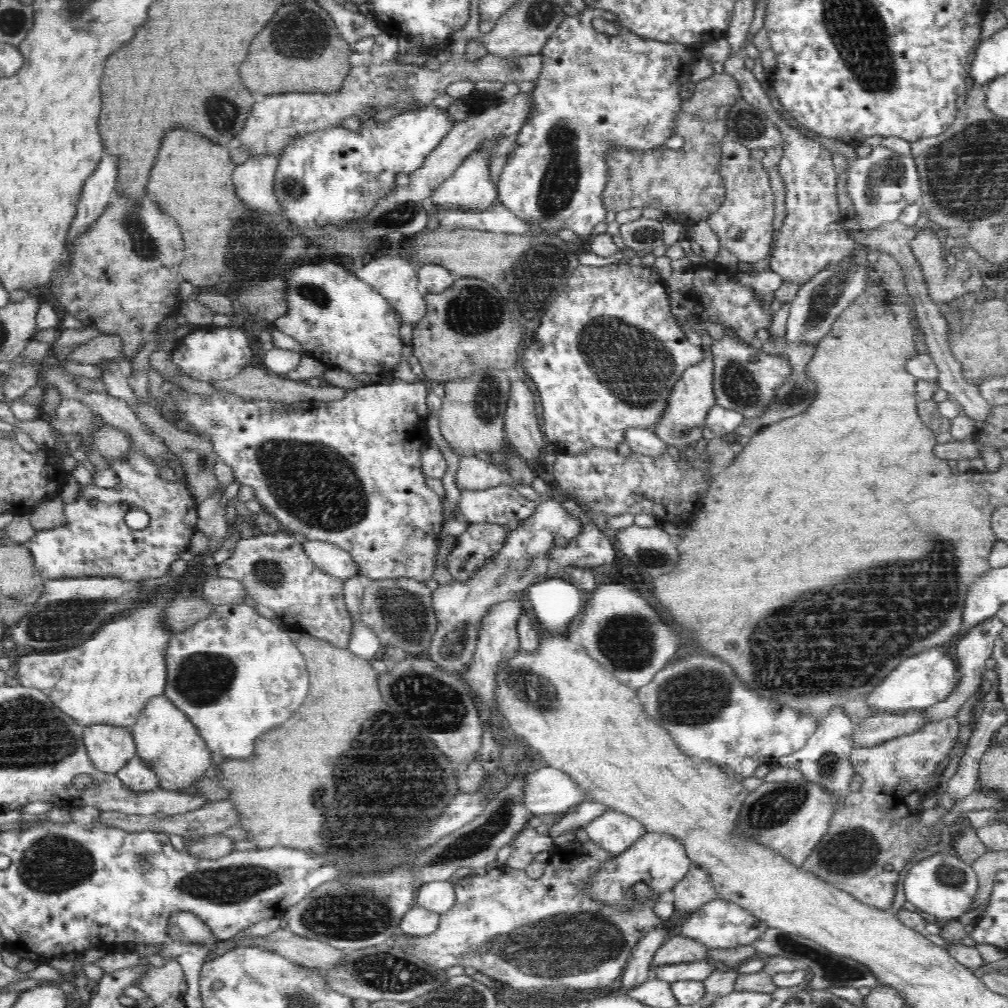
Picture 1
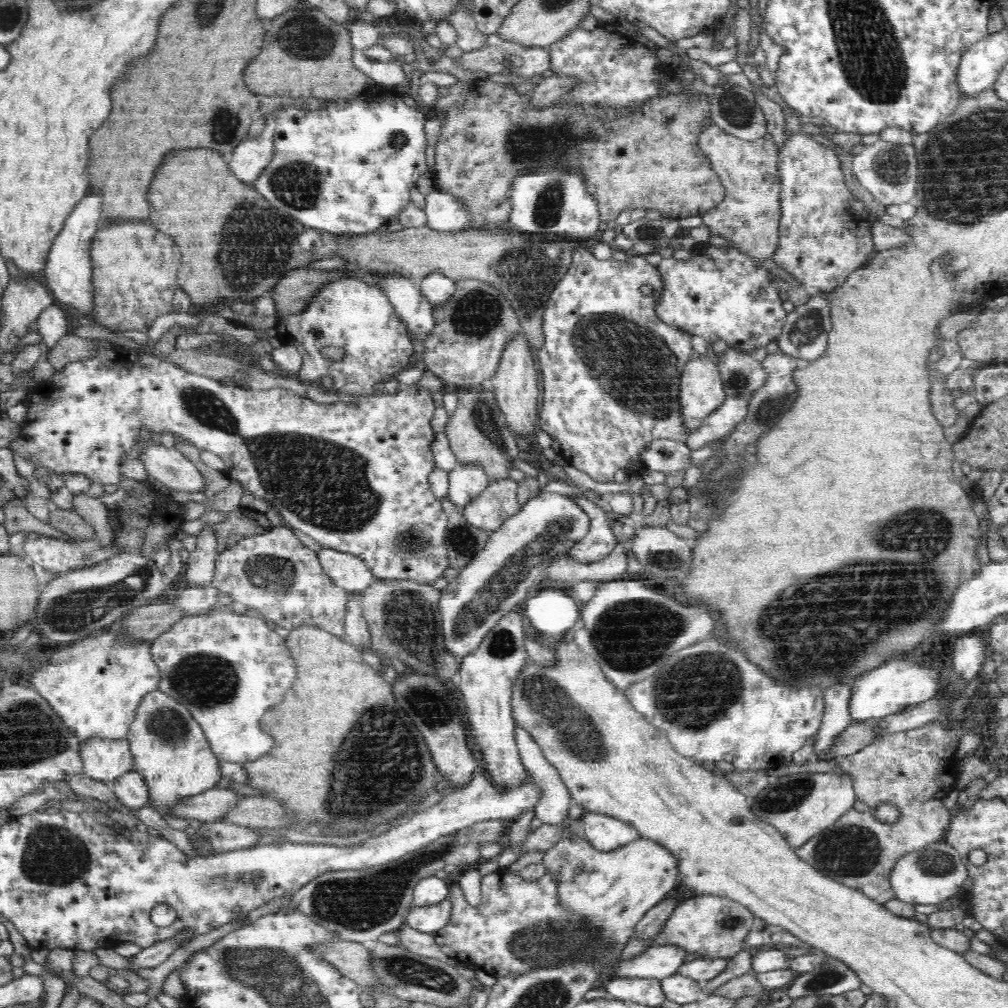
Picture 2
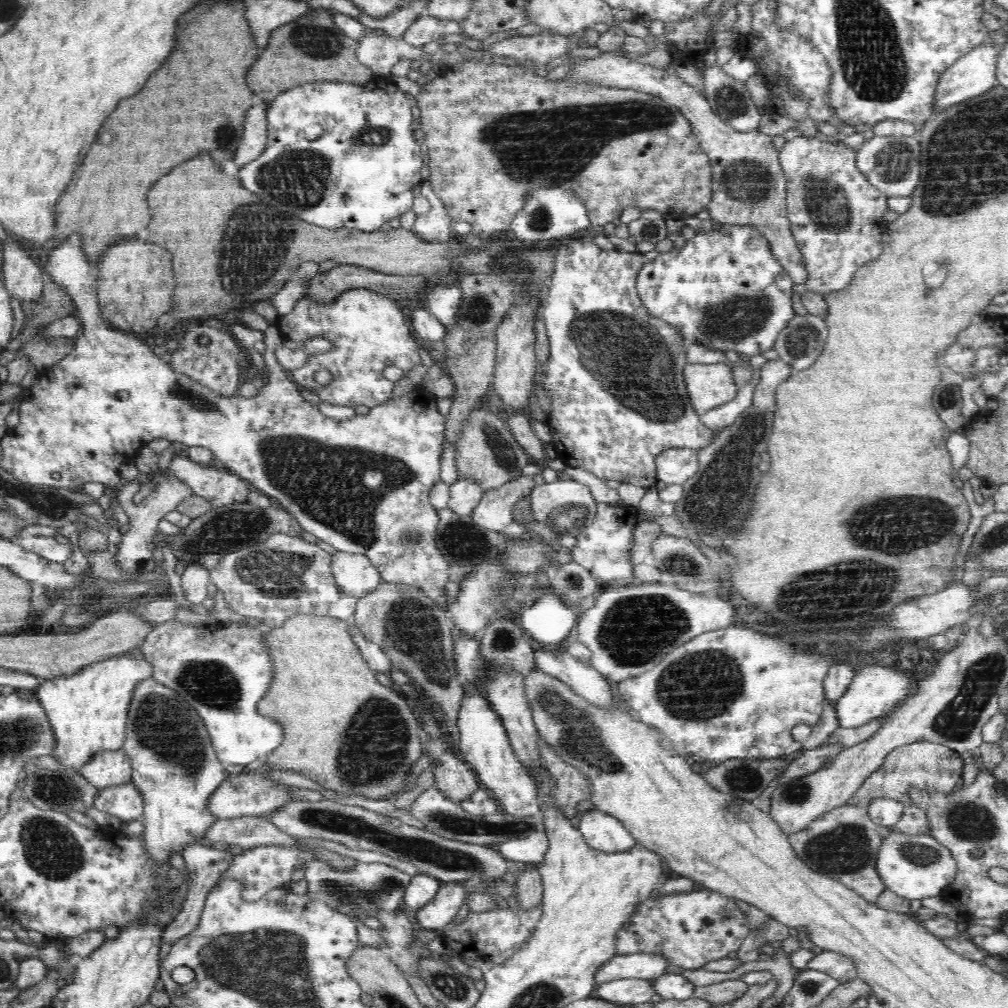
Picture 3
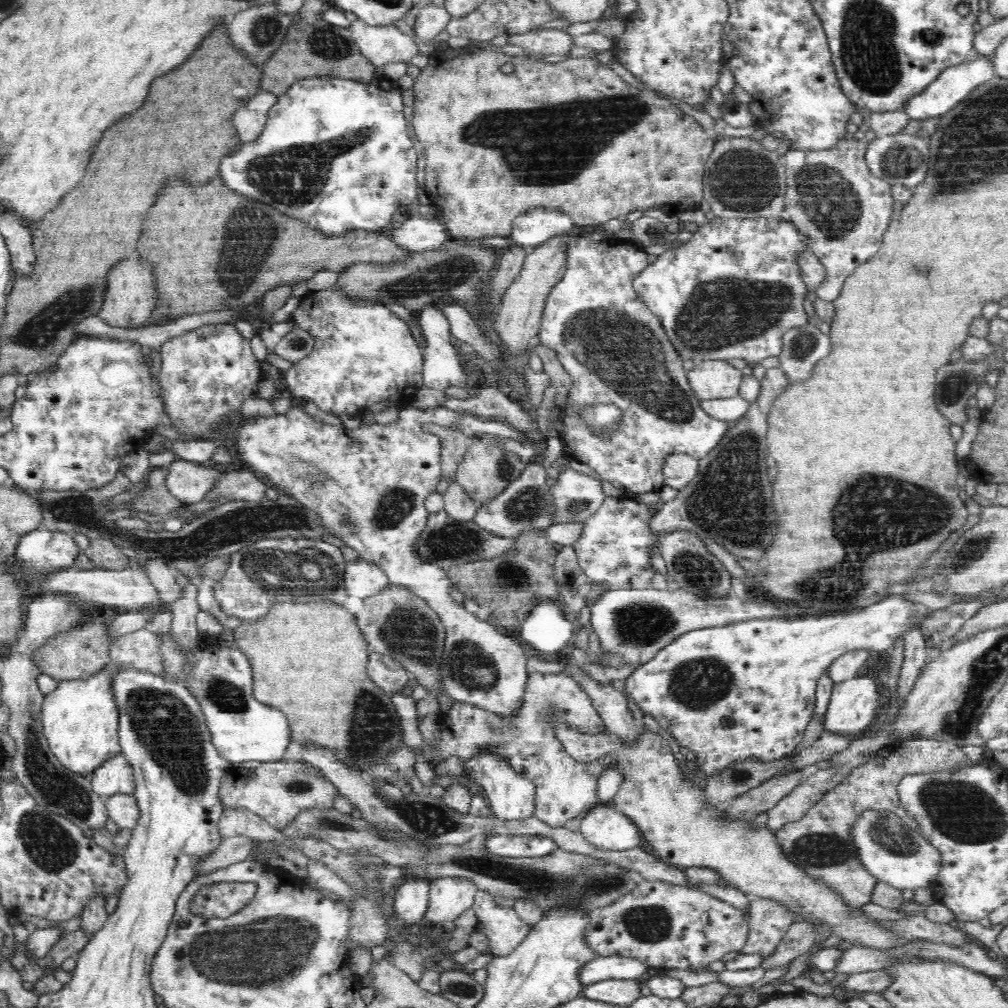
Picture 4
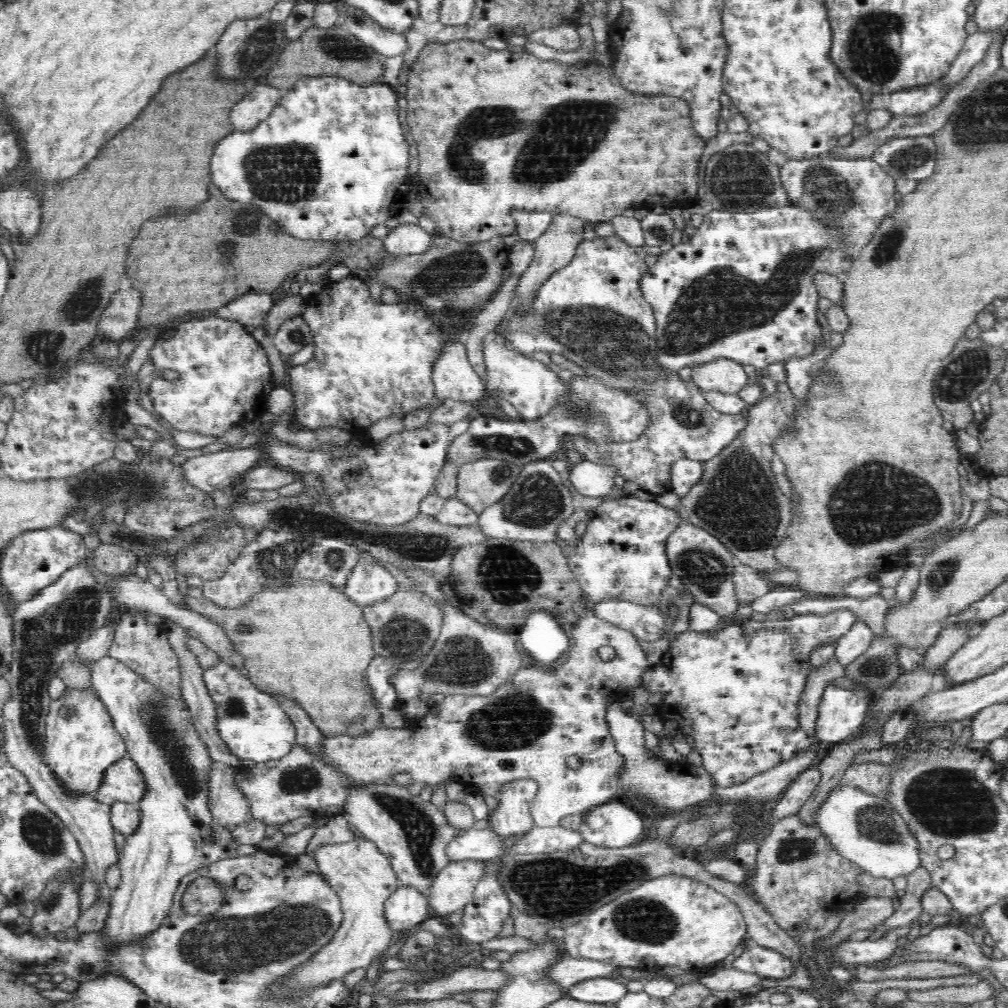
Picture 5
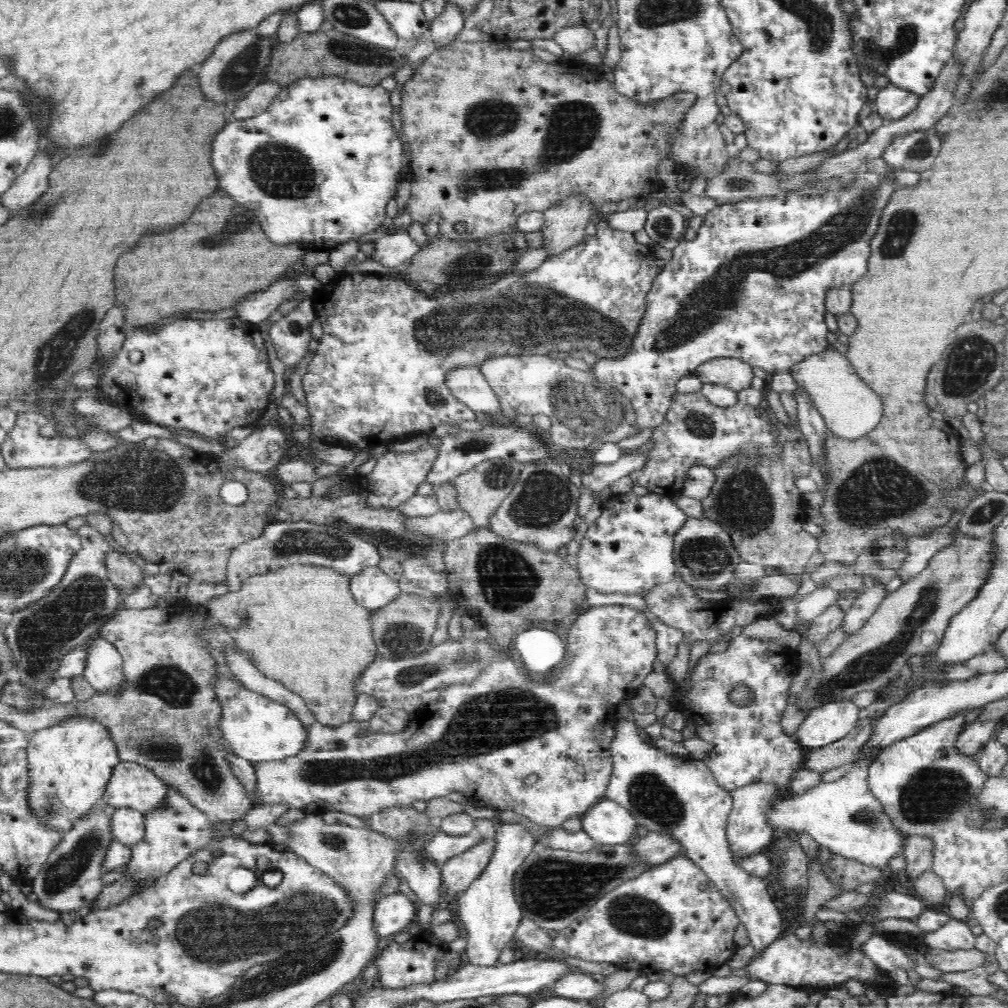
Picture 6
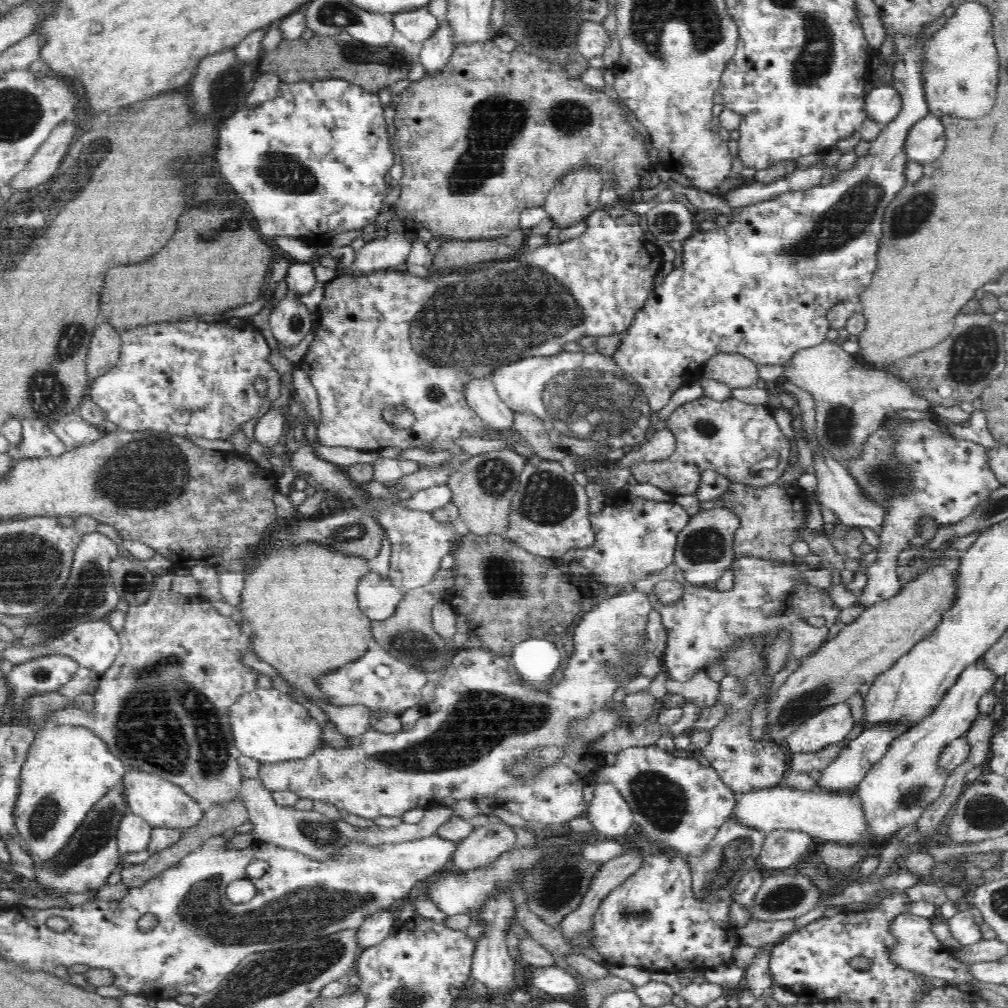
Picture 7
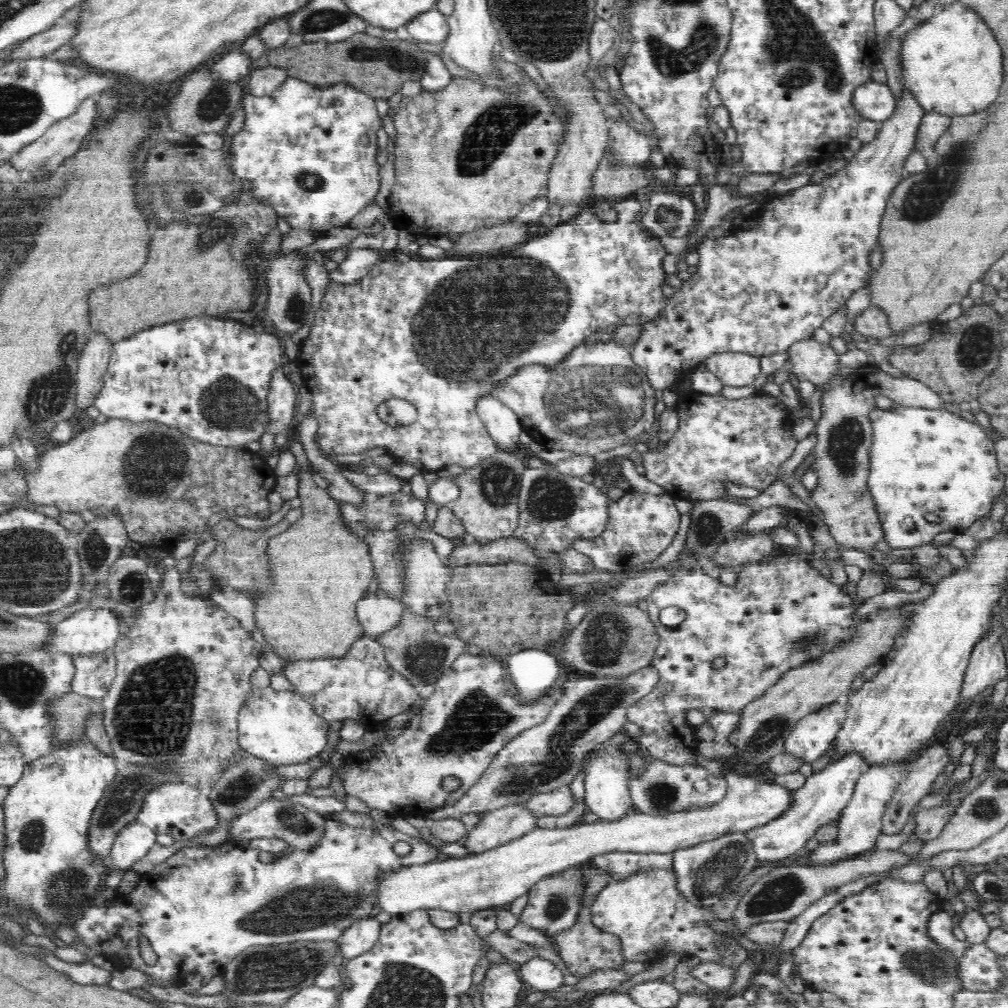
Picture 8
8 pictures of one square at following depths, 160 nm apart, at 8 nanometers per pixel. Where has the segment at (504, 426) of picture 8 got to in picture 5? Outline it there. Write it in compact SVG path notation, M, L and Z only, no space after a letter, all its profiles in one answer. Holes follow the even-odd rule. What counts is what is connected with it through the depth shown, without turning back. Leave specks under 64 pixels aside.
M446 342L441 352L432 368L435 400L452 398L477 404L490 395L484 379L467 360L467 348L464 345L460 342Z

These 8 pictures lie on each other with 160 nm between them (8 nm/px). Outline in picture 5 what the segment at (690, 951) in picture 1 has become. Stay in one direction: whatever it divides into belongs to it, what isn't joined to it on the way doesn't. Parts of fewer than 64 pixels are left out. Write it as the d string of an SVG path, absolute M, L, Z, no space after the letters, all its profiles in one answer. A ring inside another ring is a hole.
M566 956L558 960L556 964L552 964L546 975L548 975L550 981L554 981L560 987L568 990L582 980L615 977L614 972L617 968L616 965L608 962Z

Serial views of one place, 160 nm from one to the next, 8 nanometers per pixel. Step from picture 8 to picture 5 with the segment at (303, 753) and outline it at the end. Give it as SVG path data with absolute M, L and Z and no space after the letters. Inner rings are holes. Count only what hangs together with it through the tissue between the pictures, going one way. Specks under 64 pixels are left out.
M219 660L203 672L203 679L217 708L217 729L232 754L247 764L268 762L286 756L295 744L295 726L272 695L260 692L244 670Z

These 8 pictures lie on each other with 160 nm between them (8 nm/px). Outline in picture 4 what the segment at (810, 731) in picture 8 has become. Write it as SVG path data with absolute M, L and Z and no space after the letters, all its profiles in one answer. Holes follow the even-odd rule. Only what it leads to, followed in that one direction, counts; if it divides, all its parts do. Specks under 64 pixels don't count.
M865 671L844 682L836 682L832 688L828 710L824 716L826 731L840 735L862 735L874 722L880 709L880 692L874 676Z

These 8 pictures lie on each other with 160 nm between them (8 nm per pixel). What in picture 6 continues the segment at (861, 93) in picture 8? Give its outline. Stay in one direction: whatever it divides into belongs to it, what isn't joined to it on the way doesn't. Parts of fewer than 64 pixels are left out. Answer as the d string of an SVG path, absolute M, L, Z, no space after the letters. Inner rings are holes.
M890 83L878 92L874 112L886 121L904 118L918 108L920 100L920 96Z

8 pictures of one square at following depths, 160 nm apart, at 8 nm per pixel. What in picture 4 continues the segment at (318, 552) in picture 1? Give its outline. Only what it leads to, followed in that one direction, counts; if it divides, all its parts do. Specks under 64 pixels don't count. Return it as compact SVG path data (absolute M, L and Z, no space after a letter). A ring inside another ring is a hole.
M362 558L347 562L345 569L344 583L350 596L368 598L390 585L388 576L379 566Z

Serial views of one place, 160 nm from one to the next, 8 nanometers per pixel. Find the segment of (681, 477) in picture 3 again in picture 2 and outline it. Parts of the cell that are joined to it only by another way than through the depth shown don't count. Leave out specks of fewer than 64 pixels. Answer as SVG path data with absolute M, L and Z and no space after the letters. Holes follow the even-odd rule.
M652 440L639 452L639 459L649 470L674 474L690 464L690 448L676 440Z

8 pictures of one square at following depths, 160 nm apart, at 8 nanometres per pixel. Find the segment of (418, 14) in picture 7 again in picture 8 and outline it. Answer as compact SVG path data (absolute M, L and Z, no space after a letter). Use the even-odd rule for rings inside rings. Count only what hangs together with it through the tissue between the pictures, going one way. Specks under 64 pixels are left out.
M432 8L405 24L409 37L420 42L440 44L450 32L446 15Z

